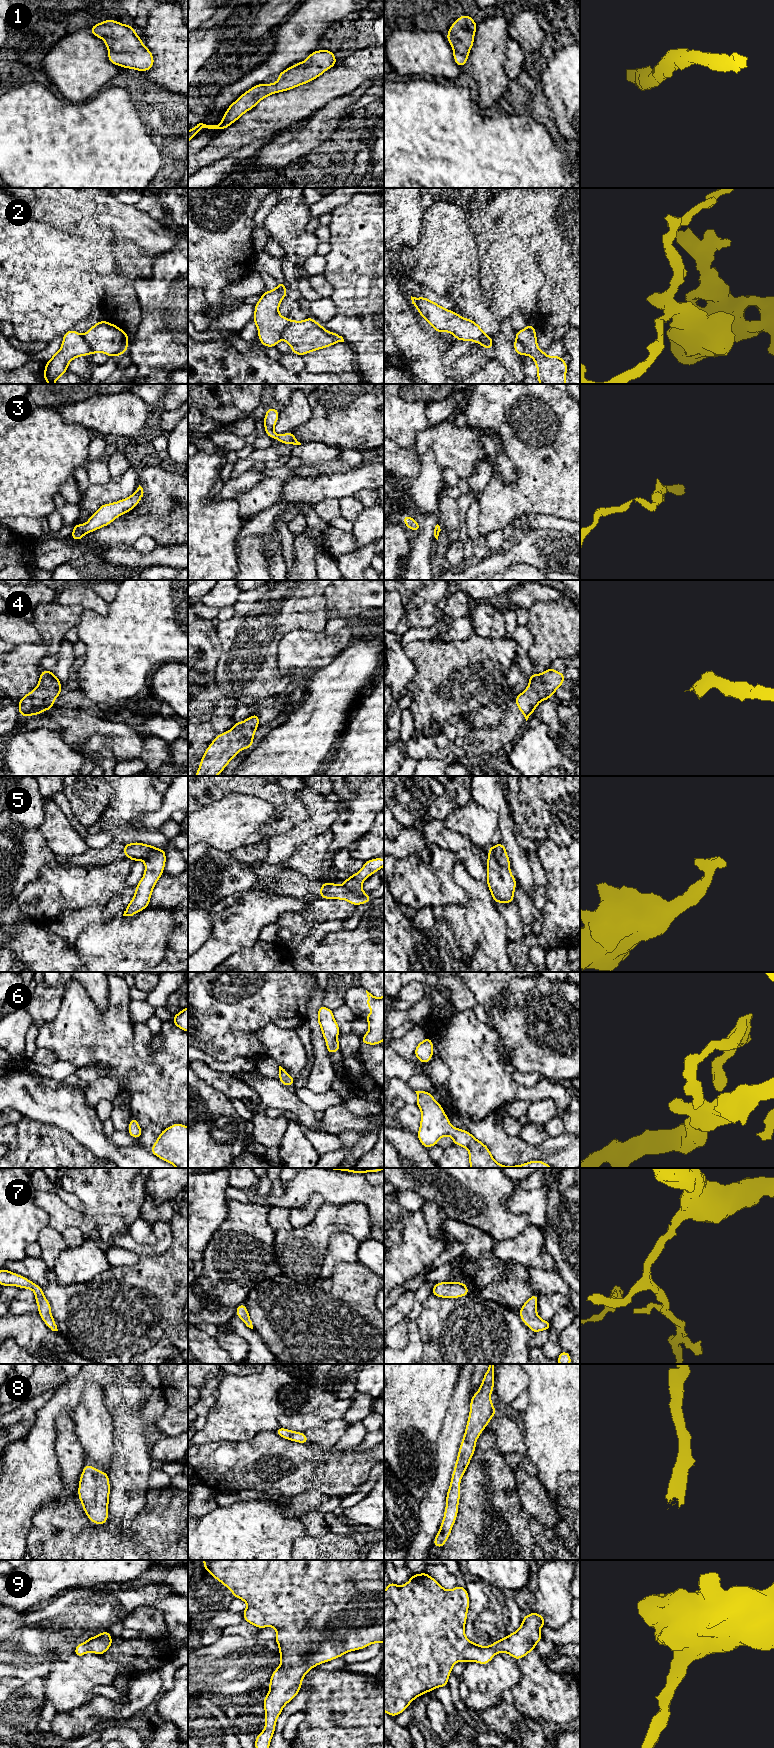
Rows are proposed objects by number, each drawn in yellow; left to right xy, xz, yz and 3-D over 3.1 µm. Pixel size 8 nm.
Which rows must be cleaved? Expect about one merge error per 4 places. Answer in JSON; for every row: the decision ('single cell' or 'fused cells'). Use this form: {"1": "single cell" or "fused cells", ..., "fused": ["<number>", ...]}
{"1": "single cell", "2": "fused cells", "3": "single cell", "4": "single cell", "5": "fused cells", "6": "single cell", "7": "single cell", "8": "single cell", "9": "single cell", "fused": ["2", "5"]}

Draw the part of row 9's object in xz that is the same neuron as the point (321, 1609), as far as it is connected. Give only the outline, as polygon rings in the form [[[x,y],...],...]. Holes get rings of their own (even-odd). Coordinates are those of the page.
[[[203,1560],[204,1570],[209,1572],[216,1580],[225,1585],[235,1598],[247,1603],[247,1608],[242,1612],[244,1621],[257,1628],[274,1627],[276,1629],[275,1641],[279,1647],[281,1663],[271,1675],[269,1692],[264,1697],[265,1709],[264,1730],[256,1736],[255,1748],[269,1748],[275,1732],[276,1721],[283,1711],[284,1706],[299,1693],[302,1681],[307,1672],[322,1663],[342,1657],[350,1651],[364,1649],[373,1643],[384,1643],[384,1560]]]

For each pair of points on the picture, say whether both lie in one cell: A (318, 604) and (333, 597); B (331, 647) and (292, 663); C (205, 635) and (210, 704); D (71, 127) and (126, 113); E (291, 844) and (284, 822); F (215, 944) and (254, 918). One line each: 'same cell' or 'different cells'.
A: different cells
B: same cell
C: same cell
D: same cell
E: different cells
F: same cell

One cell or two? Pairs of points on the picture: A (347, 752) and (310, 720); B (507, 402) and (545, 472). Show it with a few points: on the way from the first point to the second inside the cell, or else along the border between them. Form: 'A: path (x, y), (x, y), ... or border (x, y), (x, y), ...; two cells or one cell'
A: border (345, 727), (339, 739); two cells
B: path (502, 419), (510, 437), (528, 455); one cell

